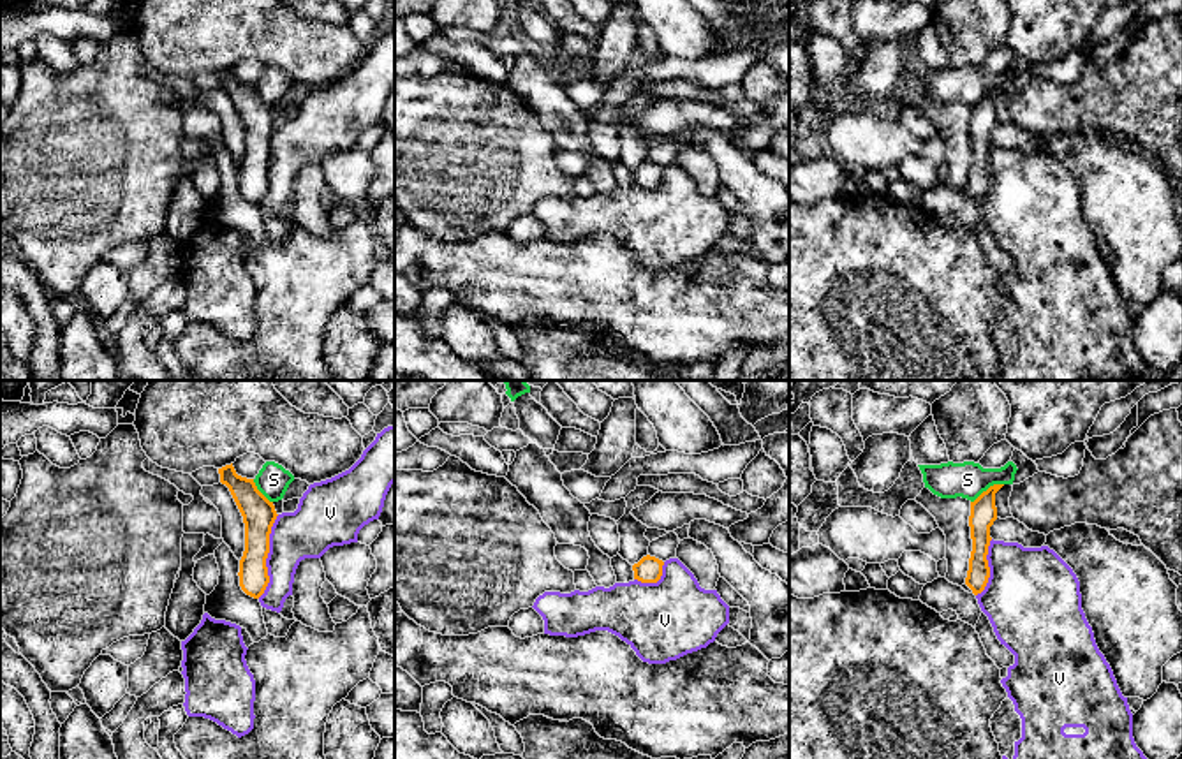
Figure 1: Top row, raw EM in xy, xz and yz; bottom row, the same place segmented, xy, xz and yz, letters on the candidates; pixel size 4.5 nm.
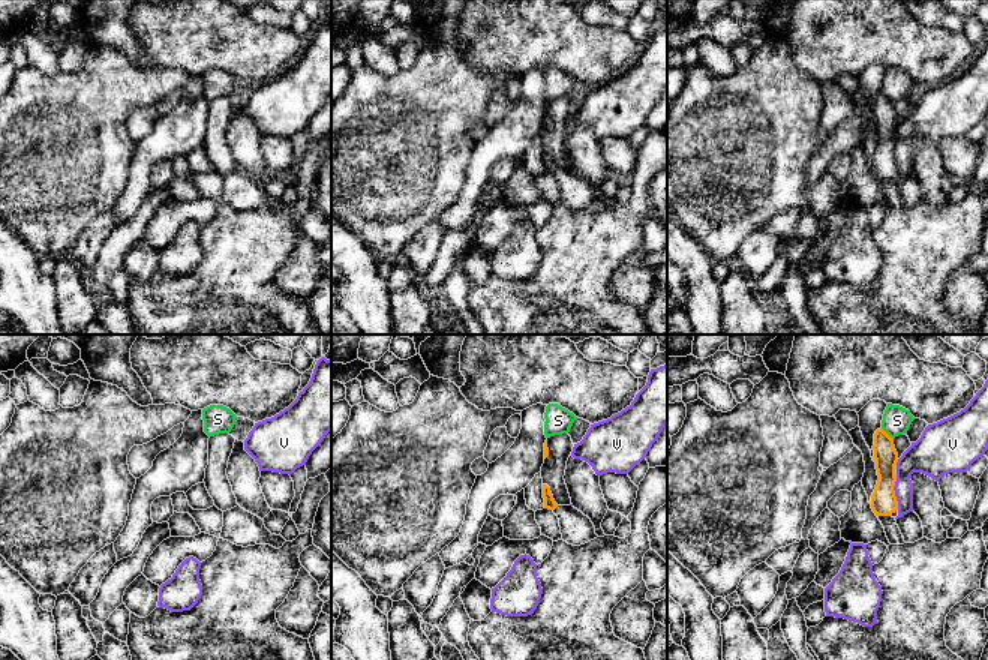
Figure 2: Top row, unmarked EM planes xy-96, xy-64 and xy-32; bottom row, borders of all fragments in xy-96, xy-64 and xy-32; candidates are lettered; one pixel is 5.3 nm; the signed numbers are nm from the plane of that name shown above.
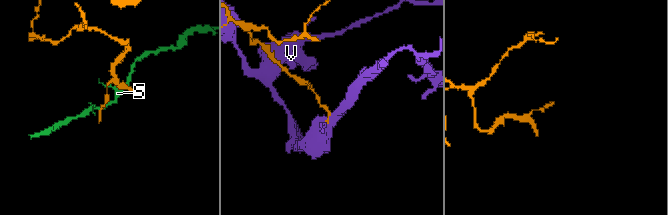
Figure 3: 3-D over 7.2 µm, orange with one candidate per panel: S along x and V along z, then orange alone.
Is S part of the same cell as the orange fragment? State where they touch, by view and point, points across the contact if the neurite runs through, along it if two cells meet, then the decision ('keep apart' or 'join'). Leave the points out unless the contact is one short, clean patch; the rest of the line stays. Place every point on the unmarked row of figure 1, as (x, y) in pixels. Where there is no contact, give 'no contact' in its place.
yz (989, 94) | along yz (1003, 88), (990, 90), (971, 108) | keep apart

